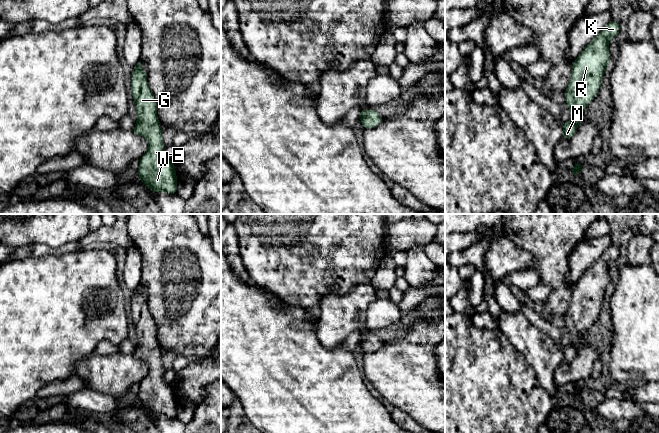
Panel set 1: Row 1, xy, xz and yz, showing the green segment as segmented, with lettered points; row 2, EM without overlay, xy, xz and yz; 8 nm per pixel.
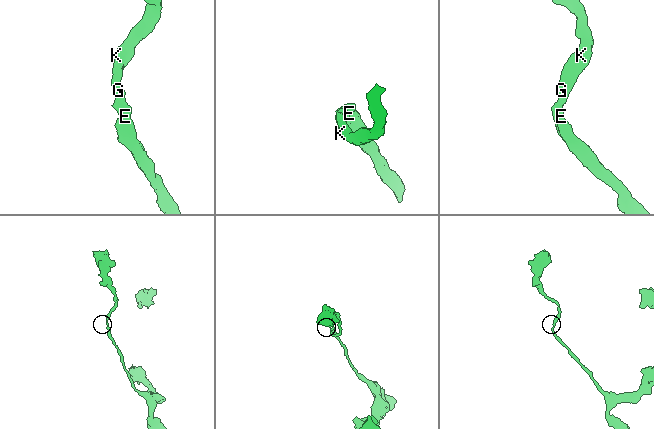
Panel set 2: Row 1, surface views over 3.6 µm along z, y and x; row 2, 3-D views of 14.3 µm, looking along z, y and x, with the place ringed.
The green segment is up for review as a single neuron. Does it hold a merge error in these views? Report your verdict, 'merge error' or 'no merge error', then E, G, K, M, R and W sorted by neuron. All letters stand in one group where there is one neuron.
no merge error | E G K M R W

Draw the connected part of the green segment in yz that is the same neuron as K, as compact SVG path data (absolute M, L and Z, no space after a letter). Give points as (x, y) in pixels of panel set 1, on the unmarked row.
M611 244L573 286L571 303L564 316L566 330L571 335L572 342L562 347L562 363L573 361L577 351L581 349L585 332L596 321L611 283L609 266L619 256L620 248L617 244Z

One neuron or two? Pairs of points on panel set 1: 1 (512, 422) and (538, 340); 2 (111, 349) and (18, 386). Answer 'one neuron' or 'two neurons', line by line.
1: two neurons
2: two neurons

